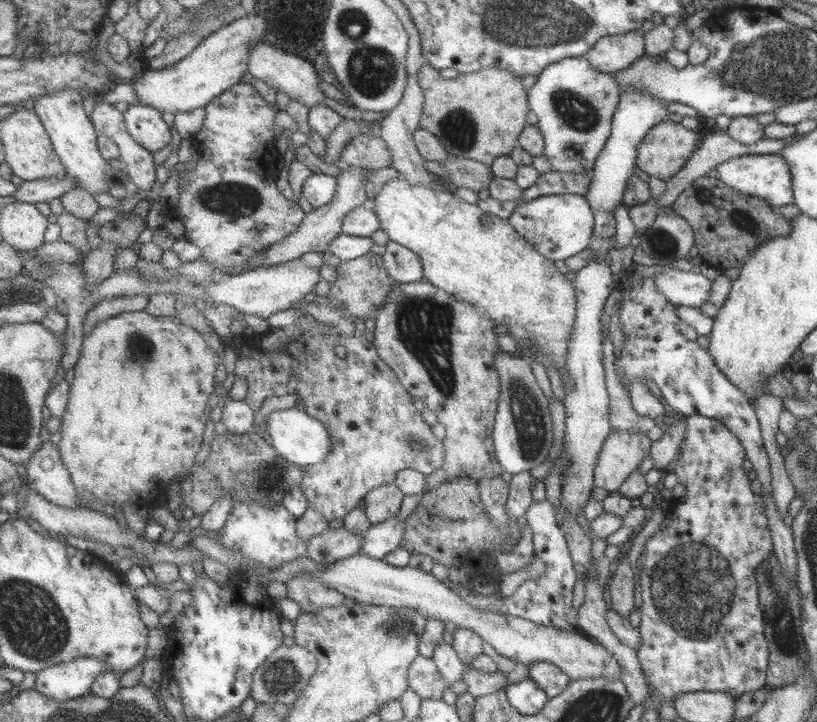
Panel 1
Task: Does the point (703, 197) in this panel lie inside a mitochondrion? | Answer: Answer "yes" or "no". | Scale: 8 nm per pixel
yes

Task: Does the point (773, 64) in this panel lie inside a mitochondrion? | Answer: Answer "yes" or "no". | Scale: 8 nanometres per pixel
yes

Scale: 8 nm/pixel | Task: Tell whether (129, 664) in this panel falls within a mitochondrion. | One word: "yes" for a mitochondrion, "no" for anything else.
no

